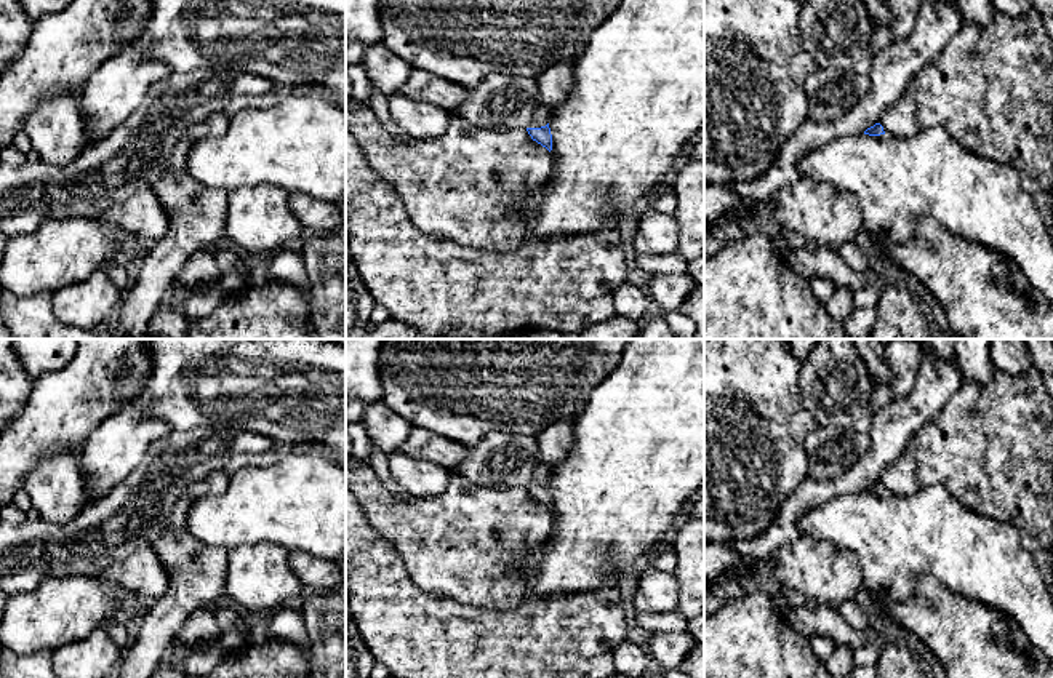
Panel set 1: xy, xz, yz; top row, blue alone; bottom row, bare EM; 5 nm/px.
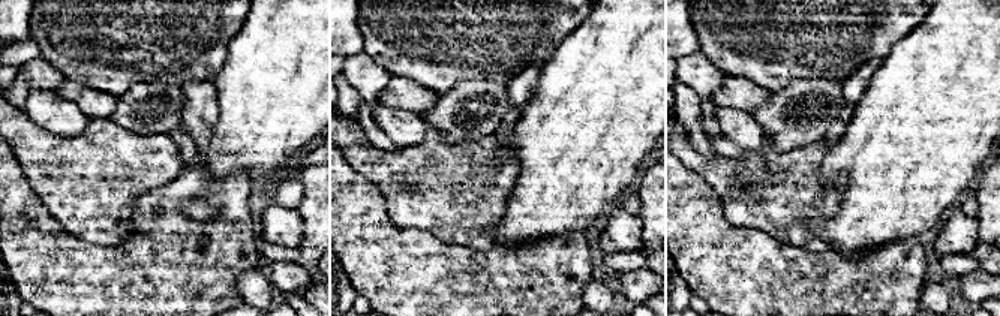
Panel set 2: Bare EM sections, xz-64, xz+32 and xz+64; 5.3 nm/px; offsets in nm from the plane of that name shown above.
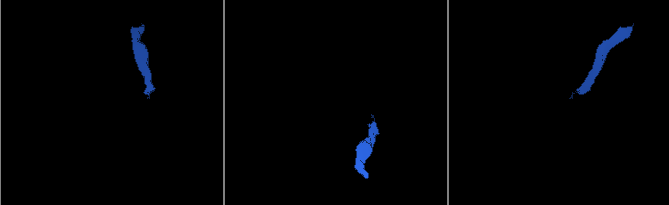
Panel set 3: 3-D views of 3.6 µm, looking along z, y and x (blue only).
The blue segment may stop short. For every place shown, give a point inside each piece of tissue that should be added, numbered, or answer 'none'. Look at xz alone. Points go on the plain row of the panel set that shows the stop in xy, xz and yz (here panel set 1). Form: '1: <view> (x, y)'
1: xz (541, 475)

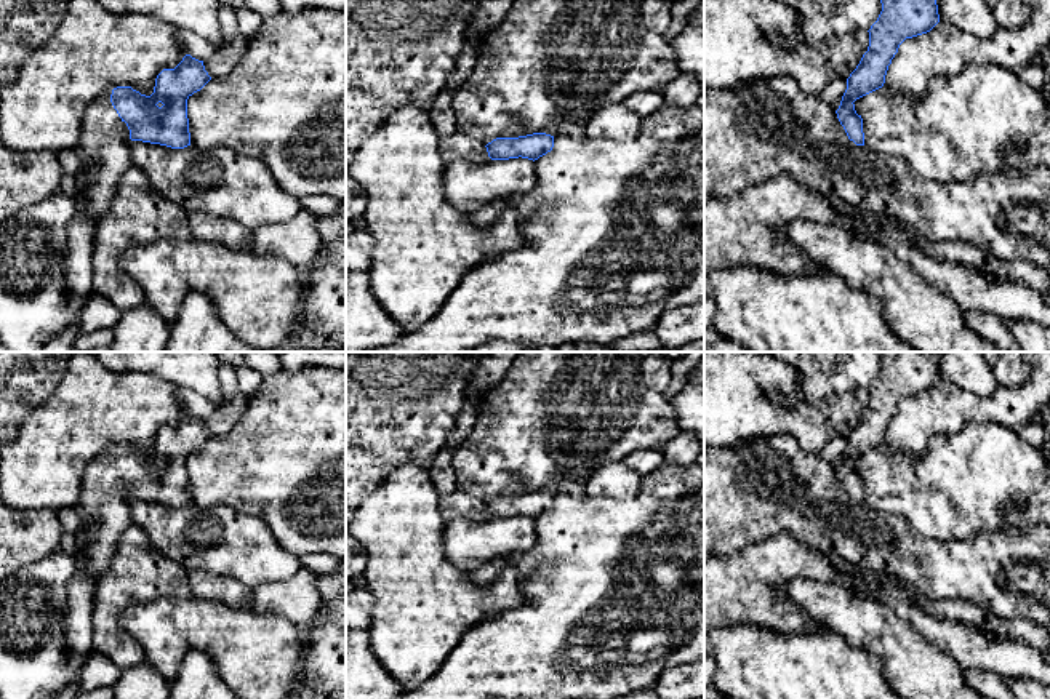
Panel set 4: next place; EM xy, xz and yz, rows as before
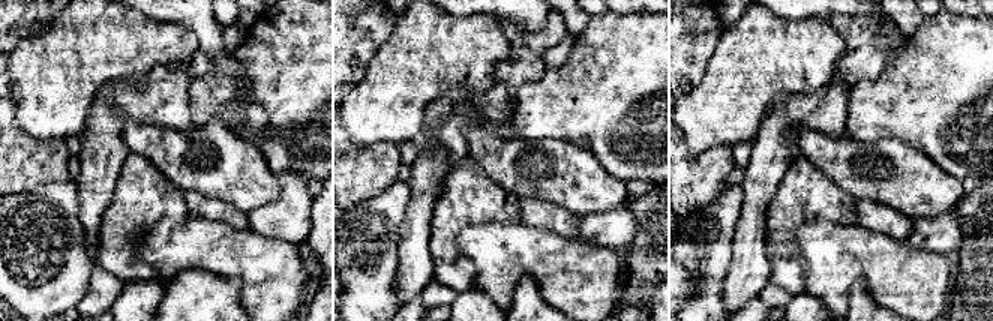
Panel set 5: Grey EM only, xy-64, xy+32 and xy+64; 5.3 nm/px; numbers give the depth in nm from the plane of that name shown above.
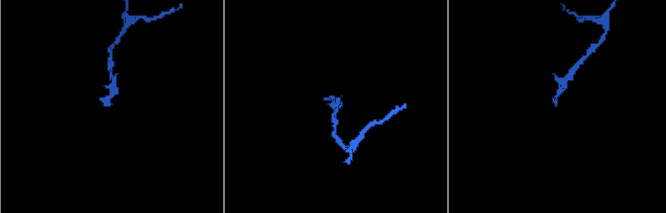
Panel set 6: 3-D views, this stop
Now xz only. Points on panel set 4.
1: xz (453, 506)

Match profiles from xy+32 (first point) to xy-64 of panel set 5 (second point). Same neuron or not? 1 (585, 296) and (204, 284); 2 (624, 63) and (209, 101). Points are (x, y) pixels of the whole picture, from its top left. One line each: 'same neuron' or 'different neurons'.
1: different neurons
2: same neuron

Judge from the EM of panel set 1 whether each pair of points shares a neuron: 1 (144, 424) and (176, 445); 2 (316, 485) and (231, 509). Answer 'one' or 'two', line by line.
1: two
2: one

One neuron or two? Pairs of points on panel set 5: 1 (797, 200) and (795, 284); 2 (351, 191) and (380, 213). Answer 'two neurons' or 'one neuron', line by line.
1: one neuron
2: two neurons

